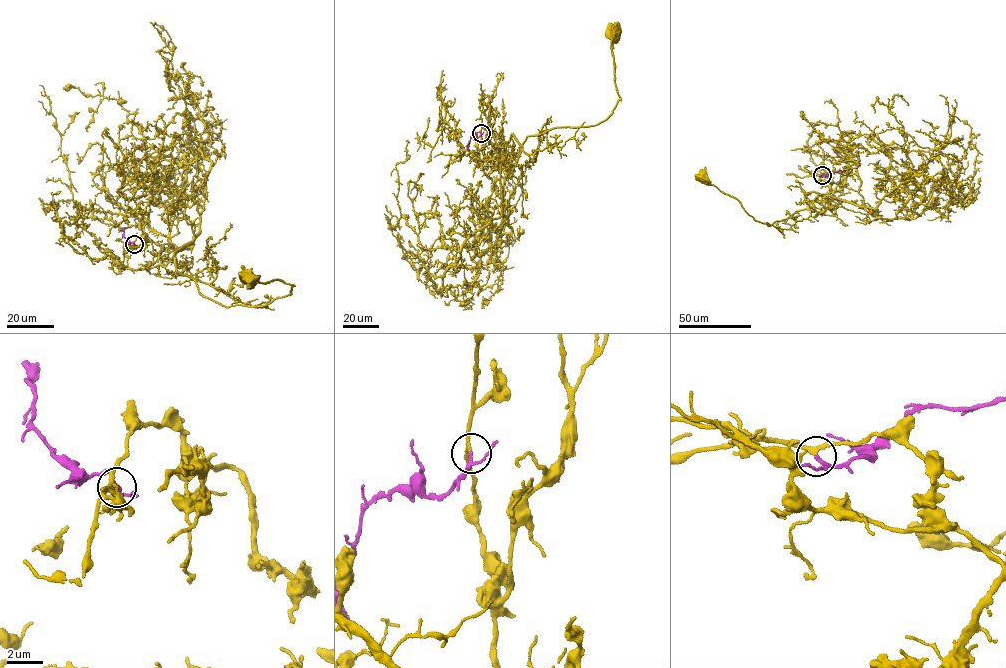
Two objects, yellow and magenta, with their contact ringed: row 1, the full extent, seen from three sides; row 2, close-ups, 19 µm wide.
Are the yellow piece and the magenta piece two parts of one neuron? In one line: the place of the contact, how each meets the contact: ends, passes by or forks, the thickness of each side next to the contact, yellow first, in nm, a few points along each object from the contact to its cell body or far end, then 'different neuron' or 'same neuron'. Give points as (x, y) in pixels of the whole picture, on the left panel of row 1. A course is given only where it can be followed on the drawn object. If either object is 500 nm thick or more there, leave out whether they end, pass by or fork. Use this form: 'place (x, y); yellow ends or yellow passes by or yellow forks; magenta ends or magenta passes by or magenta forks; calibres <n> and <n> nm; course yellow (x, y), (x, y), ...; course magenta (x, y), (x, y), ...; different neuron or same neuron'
place (134, 244); yellow passes by; magenta passes by; calibres 220 and 160 nm; course yellow (134, 244), (150, 242), (164, 267), (174, 257), (225, 306), (291, 293), (251, 279); course magenta (134, 244), (123, 236), (123, 229), (126, 228); same neuron

